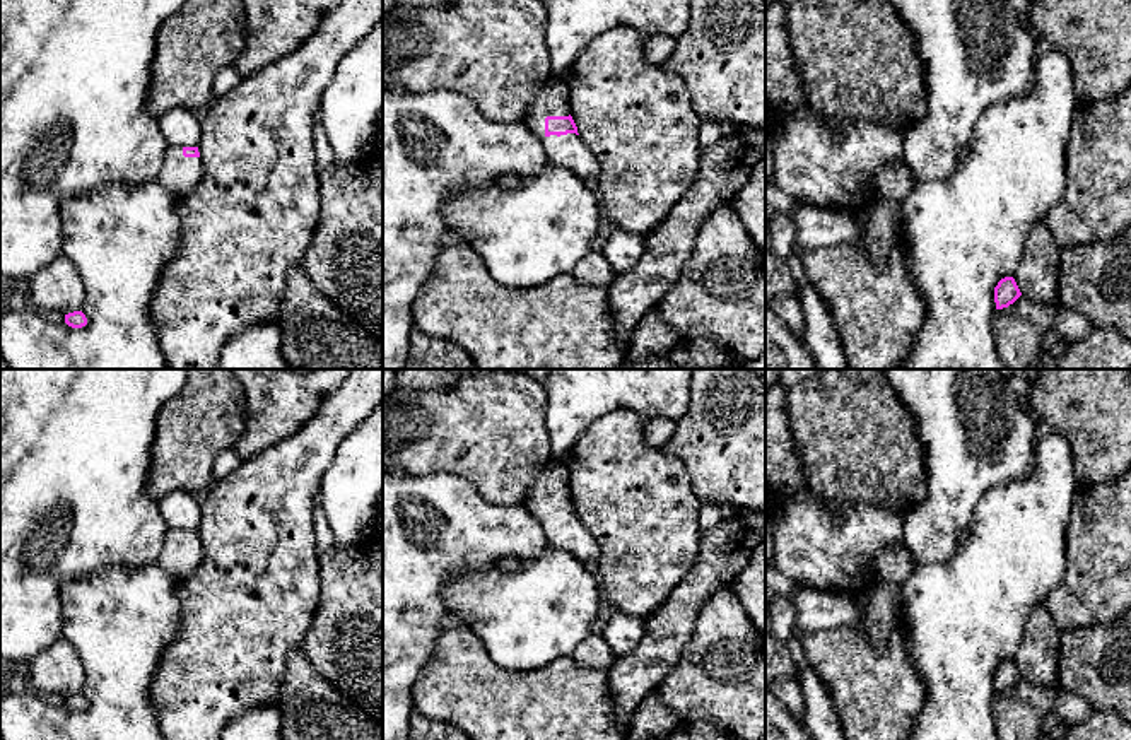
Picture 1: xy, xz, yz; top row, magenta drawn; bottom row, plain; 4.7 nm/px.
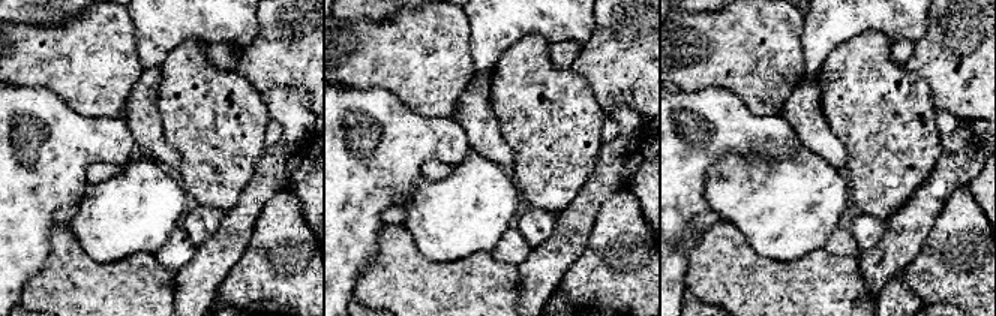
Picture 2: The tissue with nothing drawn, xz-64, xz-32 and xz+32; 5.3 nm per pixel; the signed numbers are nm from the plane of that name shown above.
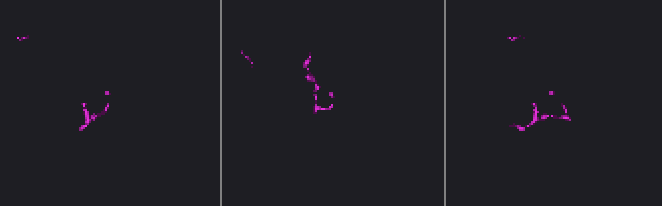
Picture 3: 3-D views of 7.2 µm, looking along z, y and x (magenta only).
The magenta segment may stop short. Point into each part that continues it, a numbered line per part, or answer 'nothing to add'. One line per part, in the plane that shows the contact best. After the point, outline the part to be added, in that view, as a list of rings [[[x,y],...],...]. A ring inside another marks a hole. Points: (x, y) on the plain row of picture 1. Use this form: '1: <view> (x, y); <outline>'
1: xz (568, 534); [[[566,460],[548,463],[533,480],[523,506],[542,523],[547,540],[593,567],[598,561],[598,545],[576,516],[545,518],[547,499],[569,499],[569,472]]]

